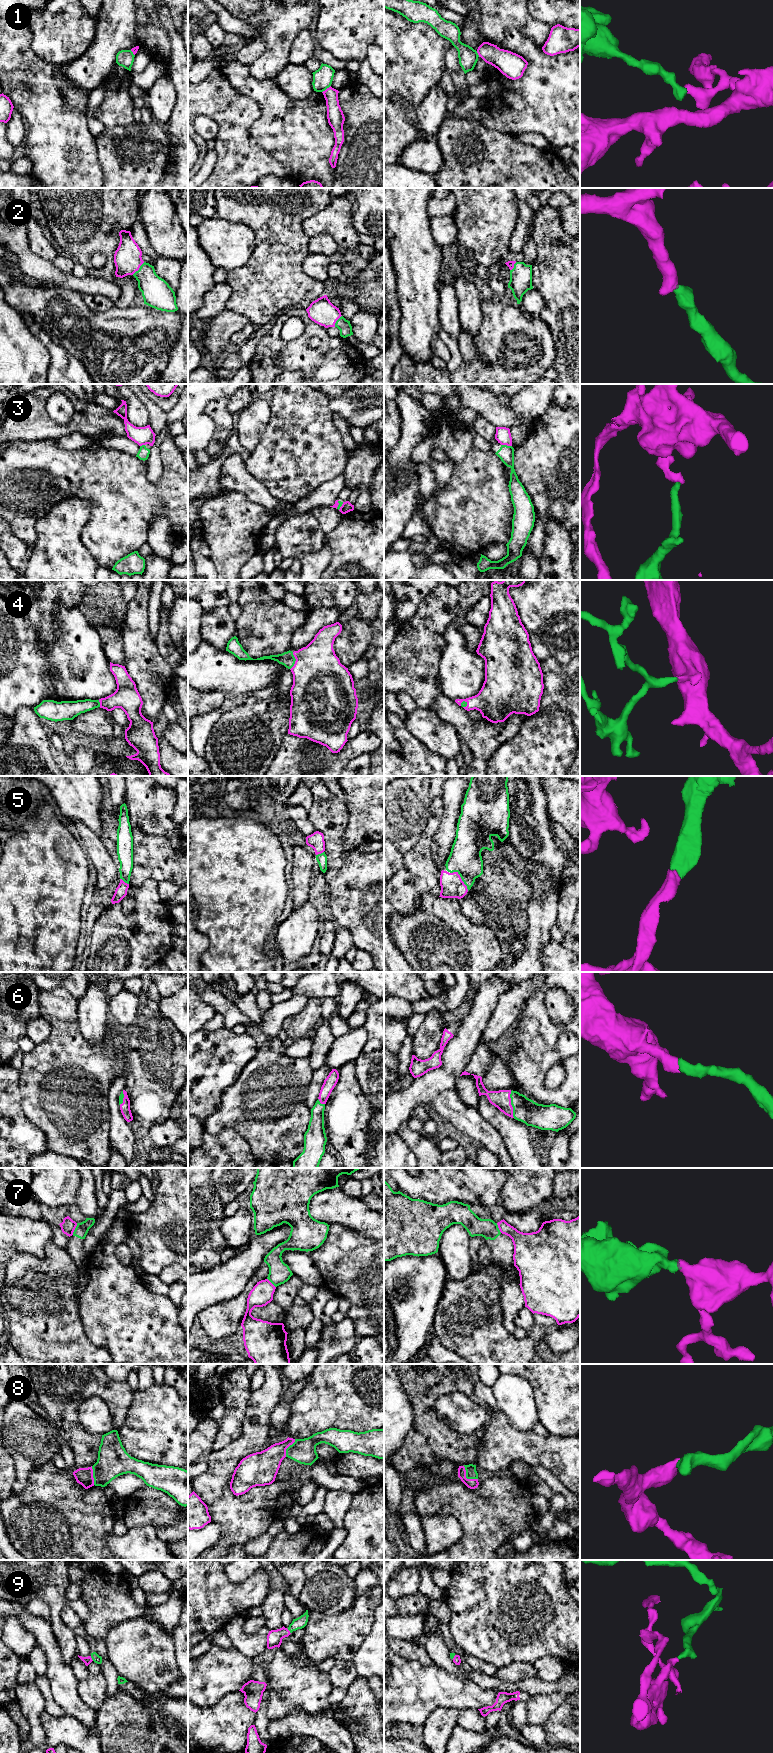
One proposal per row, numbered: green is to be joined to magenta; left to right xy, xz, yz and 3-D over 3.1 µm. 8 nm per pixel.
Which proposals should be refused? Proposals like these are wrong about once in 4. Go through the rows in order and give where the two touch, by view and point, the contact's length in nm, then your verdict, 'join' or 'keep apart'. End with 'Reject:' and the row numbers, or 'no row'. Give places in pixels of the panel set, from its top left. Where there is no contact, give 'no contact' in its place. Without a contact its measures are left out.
1: contact xz (327, 88); length 90 nm; keep apart
2: contact xy (138, 269); length 140 nm; join
3: contact yz (506, 444); length 90 nm; keep apart
4: contact xz (295, 661); length 150 nm; join
5: contact yz (460, 878); length 220 nm; join
6: contact yz (510, 1104); length 220 nm; join
7: contact xy (74, 1229); length 100 nm; keep apart
8: contact yz (465, 1477); length 160 nm; join
9: contact xy (91, 1658); length 50 nm; join
Reject: 1, 3, 7

